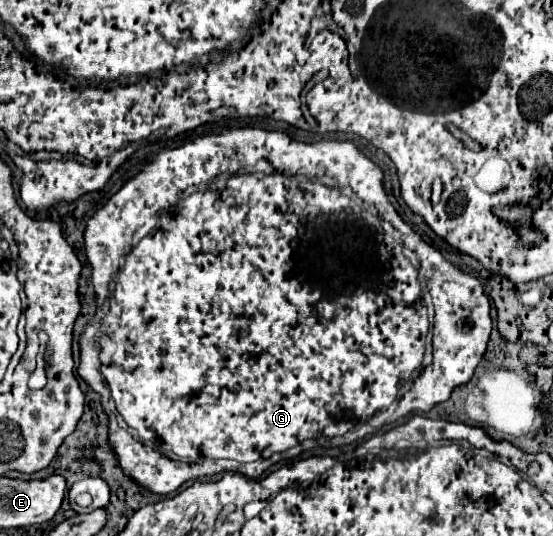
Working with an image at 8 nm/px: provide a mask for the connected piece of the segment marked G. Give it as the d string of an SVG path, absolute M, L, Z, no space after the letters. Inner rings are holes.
M248 126L248 128L230 128L220 134L203 135L195 139L194 142L185 143L180 148L160 151L156 158L152 158L152 162L146 164L146 168L140 174L130 178L90 218L90 222L86 226L86 232L84 232L84 246L86 246L88 262L92 264L92 284L94 284L94 290L96 290L96 296L98 296L98 306L102 306L108 300L110 286L112 286L114 278L116 278L116 290L110 296L110 312L106 314L106 318L104 318L104 322L100 326L100 346L98 346L96 320L92 324L88 324L84 334L82 334L78 374L92 386L92 390L96 390L102 396L102 406L109 418L109 442L112 444L114 452L118 454L118 462L120 462L122 470L128 472L128 476L132 476L140 486L144 486L144 488L148 488L148 490L152 490L156 494L174 492L180 484L196 478L196 474L220 472L218 464L214 466L212 460L210 460L210 464L202 464L202 466L194 464L194 462L202 462L204 458L230 458L230 460L238 460L238 462L252 462L252 464L240 464L242 470L238 470L238 472L242 472L242 474L246 474L250 478L256 478L266 468L270 468L270 460L262 460L262 458L270 458L274 452L284 452L284 450L304 442L306 438L314 438L318 434L320 436L328 436L328 438L342 436L356 422L364 422L370 416L374 416L376 412L386 410L394 402L400 386L422 364L424 340L426 340L426 334L428 334L428 316L426 316L426 306L424 306L424 302L420 298L420 286L418 286L418 280L416 280L418 274L416 274L416 268L402 254L402 245L403 250L408 249L418 256L421 268L428 267L428 270L434 272L434 290L432 290L434 292L432 294L434 296L434 312L436 312L434 326L432 326L432 354L434 354L434 360L412 382L412 388L400 400L396 400L396 404L392 408L392 414L390 414L392 420L408 416L410 412L428 412L434 404L448 400L456 386L466 384L472 378L474 368L478 366L482 354L486 352L486 344L488 344L488 338L490 338L490 332L492 332L490 302L484 296L484 290L482 290L480 282L474 276L468 276L468 274L460 272L456 266L452 266L450 262L446 262L434 248L430 248L416 232L412 232L402 222L402 218L396 214L394 206L386 200L386 194L384 194L384 188L382 188L382 170L370 158L366 158L352 142L302 144L302 142L296 142L296 140L288 138L281 131L268 131L259 127L255 128L255 126ZM258 160L268 160L272 164L272 168L274 168L274 174L254 172L254 174L242 174L242 176L230 178L230 180L226 180L224 184L218 184L218 186L208 184L216 176L220 176L222 172L252 172L252 168L258 164ZM202 182L208 184L208 186L202 186L192 196L184 198L180 202L180 206L176 206L174 210L164 212L160 216L160 222L158 222L158 212L162 212L162 208L170 208L172 206L170 202L176 202L186 188L200 186ZM380 216L384 220L388 220L402 234L402 242L396 236L396 230L392 230ZM156 222L158 222L156 230L150 232L146 238L142 238L134 246L134 234L144 224L152 224L154 226ZM126 254L128 254L126 266L120 270L120 258L126 256ZM116 408L122 414L122 418L126 420L126 424L130 428L138 430L142 440L154 442L162 452L174 452L178 456L178 460L181 461L180 464L178 462L176 464L164 464L164 458L168 460L168 456L164 456L152 444L142 442L134 430L122 428L117 422Z

